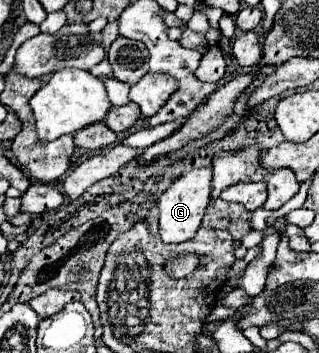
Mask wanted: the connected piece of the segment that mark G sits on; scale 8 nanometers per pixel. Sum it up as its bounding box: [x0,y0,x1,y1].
[159,167,211,243]

